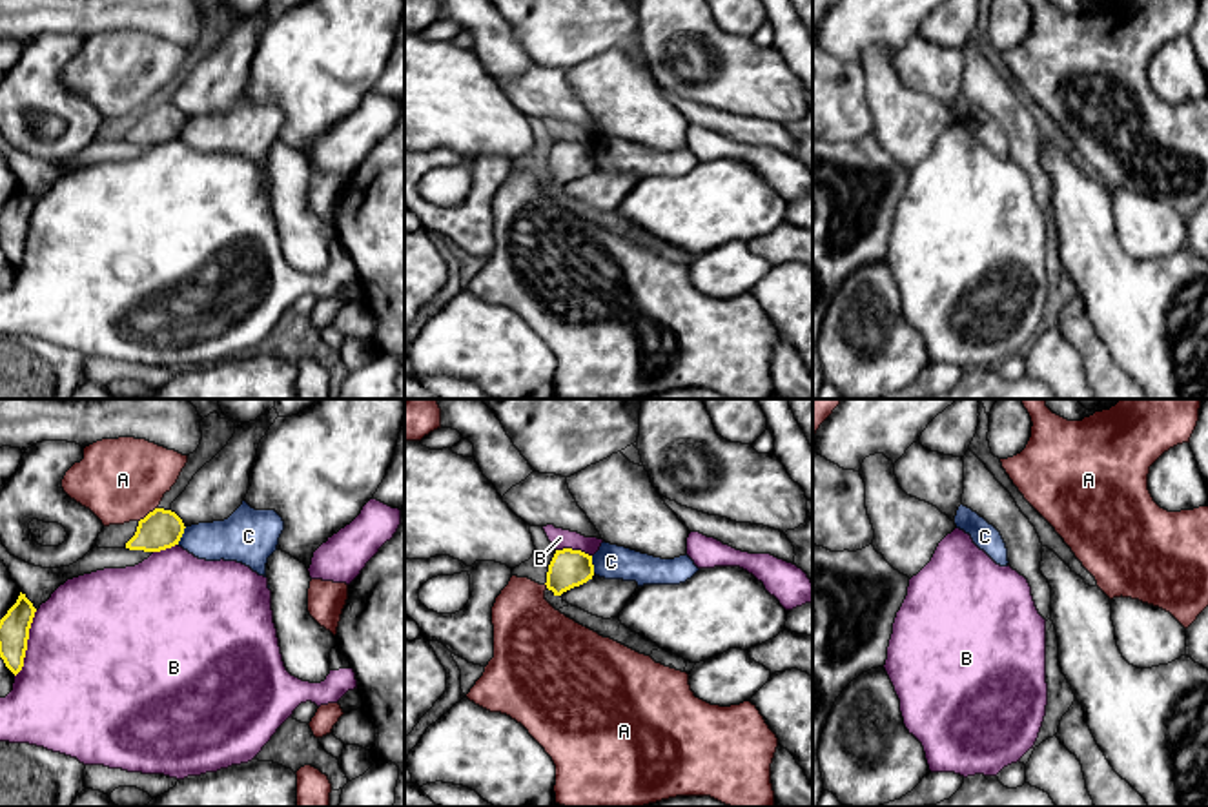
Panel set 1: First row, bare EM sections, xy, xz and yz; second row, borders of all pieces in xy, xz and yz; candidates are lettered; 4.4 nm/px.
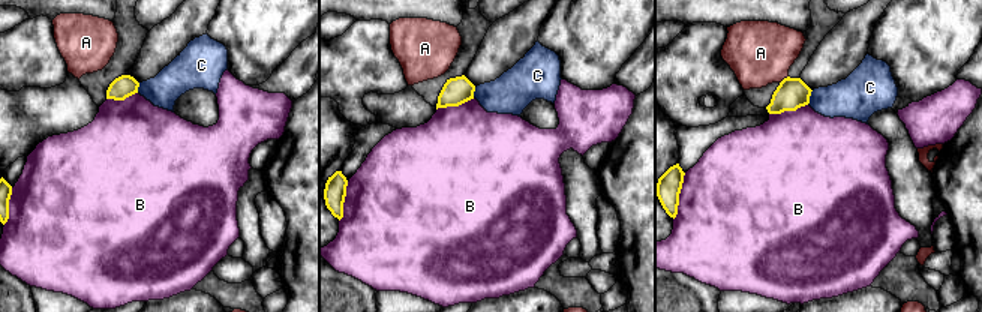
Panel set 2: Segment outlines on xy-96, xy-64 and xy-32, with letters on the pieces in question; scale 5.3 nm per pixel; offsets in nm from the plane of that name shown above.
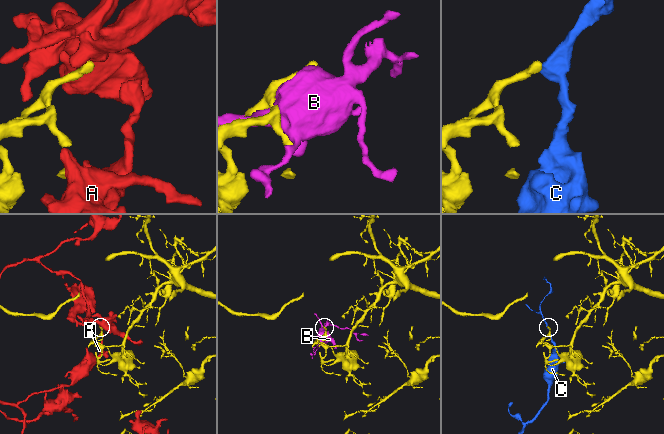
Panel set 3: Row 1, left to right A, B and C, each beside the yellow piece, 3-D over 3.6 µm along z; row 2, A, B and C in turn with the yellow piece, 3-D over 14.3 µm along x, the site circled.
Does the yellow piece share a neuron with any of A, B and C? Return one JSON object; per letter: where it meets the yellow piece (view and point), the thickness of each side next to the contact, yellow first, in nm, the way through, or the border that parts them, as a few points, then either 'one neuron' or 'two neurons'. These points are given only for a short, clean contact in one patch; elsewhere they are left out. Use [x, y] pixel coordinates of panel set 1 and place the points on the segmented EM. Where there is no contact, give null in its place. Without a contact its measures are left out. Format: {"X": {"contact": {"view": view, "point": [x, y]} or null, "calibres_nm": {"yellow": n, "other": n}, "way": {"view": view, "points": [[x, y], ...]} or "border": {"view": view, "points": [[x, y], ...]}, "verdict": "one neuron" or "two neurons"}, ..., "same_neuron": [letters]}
{"A": {"contact": {"view": "xy", "point": [150, 512]}, "calibres_nm": {"yellow": 180, "other": 380}, "border": {"view": "xy", "points": [[157, 507], [139, 521]]}, "verdict": "two neurons"}, "B": {"contact": {"view": "xy", "point": [26, 643]}, "calibres_nm": {"yellow": 130, "other": 480}, "verdict": "two neurons"}, "C": {"contact": {"view": "xy", "point": [181, 536]}, "calibres_nm": {"yellow": 180, "other": 200}, "border": {"view": "xy", "points": [[186, 527], [177, 543]]}, "verdict": "two neurons"}, "same_neuron": []}

